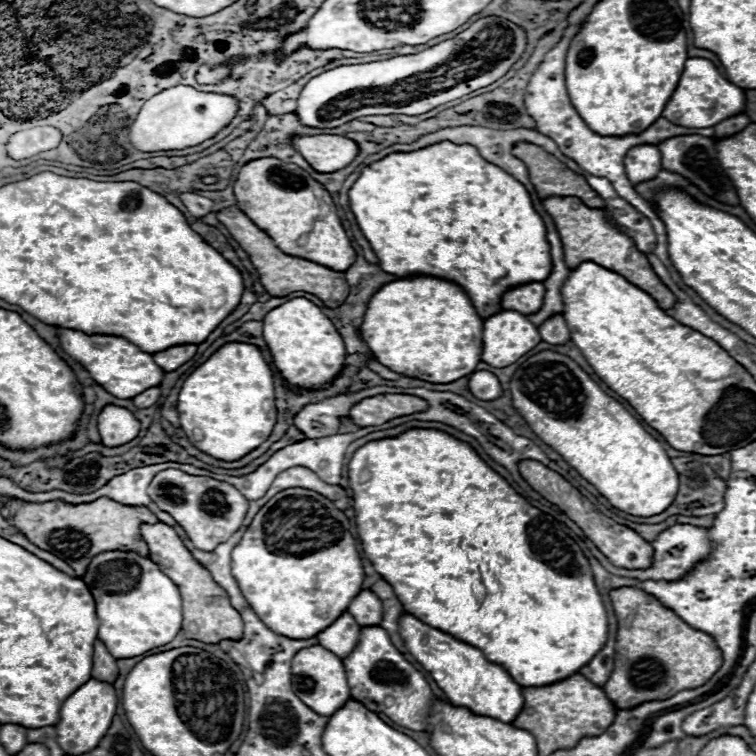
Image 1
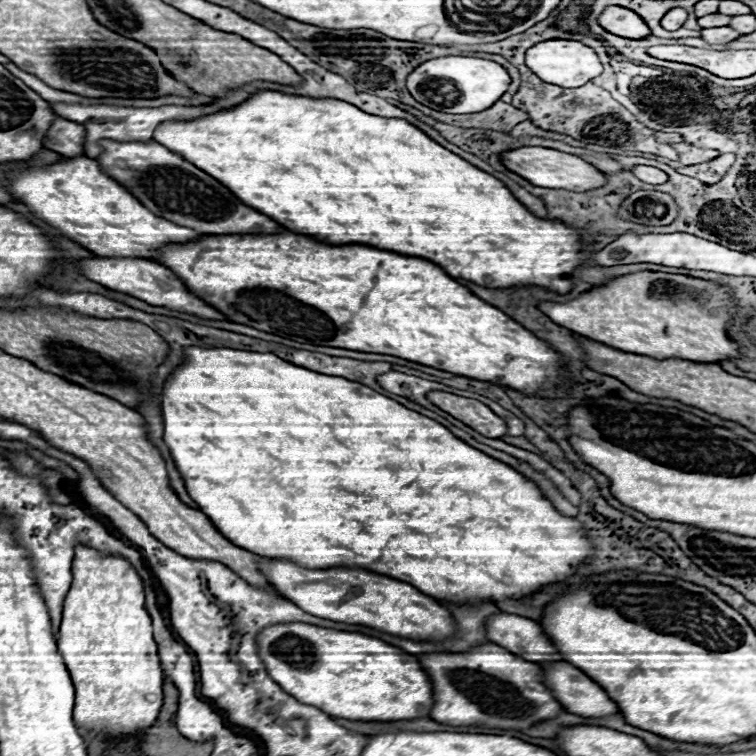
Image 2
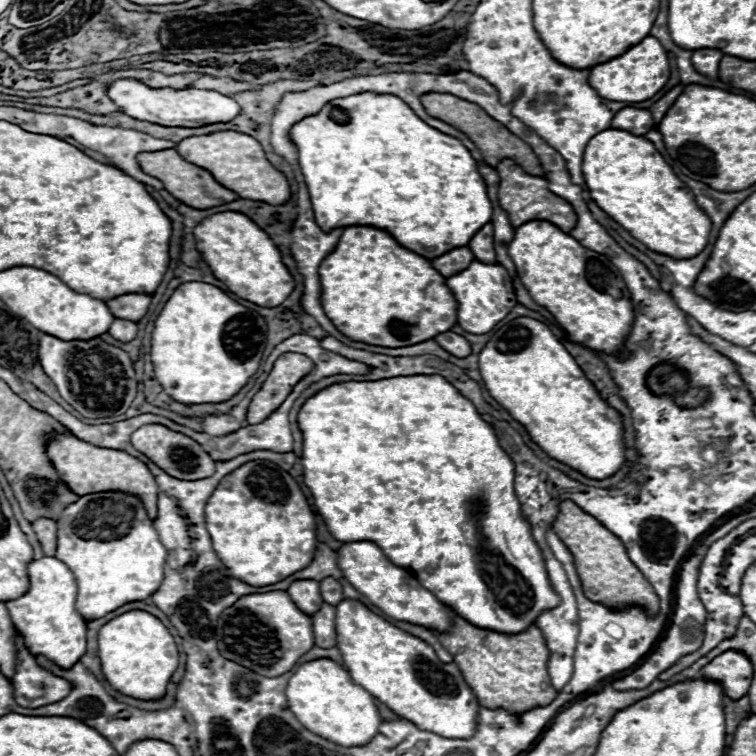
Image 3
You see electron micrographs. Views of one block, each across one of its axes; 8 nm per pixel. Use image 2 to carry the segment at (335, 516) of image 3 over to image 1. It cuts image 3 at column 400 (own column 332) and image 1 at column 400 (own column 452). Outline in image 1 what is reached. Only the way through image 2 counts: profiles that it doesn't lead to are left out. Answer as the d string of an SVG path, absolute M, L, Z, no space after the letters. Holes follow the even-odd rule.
M412 428L400 436L368 442L362 448L358 448L350 460L348 478L350 488L354 492L352 500L356 510L356 526L360 528L358 536L362 540L364 554L372 562L374 570L382 574L382 578L394 588L394 594L398 596L402 608L408 614L416 616L428 626L436 626L438 630L448 632L450 636L456 636L458 640L482 650L488 660L504 666L506 672L520 686L548 686L560 682L576 674L606 644L608 616L602 596L596 588L590 562L584 556L582 548L560 528L560 522L556 522L552 516L548 516L546 520L546 516L538 508L530 506L520 494L516 494L514 488L500 474L496 474L468 444L438 430Z

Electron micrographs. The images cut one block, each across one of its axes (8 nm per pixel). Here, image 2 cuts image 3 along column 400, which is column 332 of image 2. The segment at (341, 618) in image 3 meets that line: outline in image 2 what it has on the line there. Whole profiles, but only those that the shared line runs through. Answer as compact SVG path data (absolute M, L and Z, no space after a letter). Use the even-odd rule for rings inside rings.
M290 622L268 626L258 634L258 654L270 674L270 678L282 686L290 696L304 704L316 706L334 718L346 718L356 722L400 722L424 718L434 704L432 686L428 674L422 670L418 658L402 652L378 638L370 638L358 632L328 630L312 624Z

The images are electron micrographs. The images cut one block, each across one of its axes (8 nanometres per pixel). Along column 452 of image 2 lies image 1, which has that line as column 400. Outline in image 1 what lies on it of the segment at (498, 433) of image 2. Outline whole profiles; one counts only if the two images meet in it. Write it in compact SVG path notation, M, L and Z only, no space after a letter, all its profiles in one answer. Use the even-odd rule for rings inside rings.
M378 394L352 408L350 420L358 426L380 426L392 418L428 410L428 402L408 394Z

